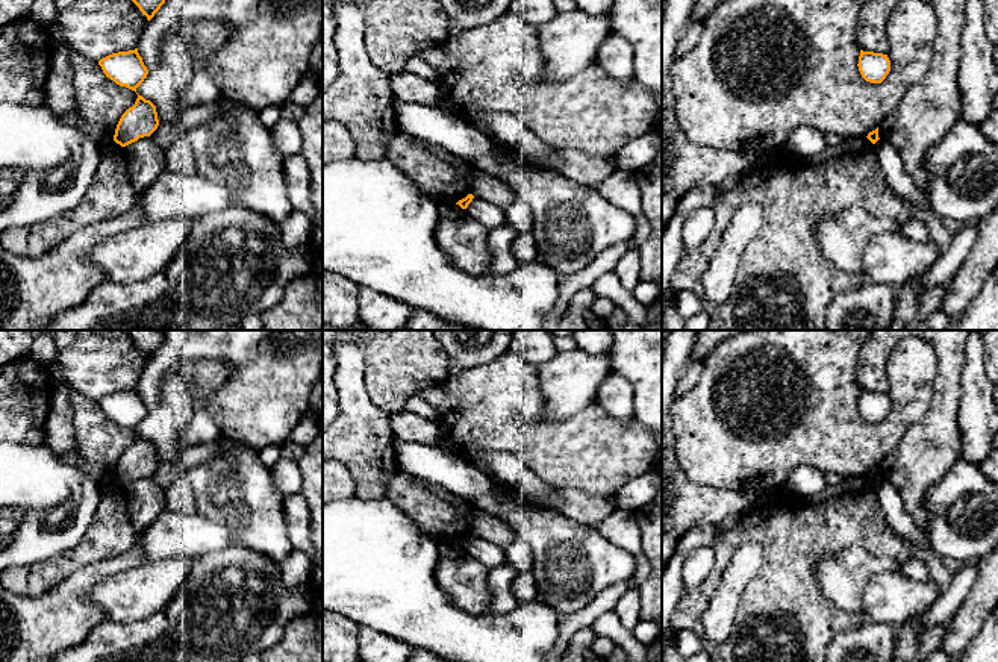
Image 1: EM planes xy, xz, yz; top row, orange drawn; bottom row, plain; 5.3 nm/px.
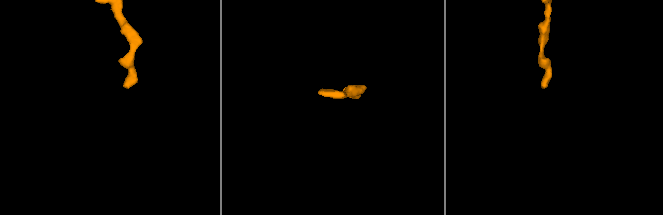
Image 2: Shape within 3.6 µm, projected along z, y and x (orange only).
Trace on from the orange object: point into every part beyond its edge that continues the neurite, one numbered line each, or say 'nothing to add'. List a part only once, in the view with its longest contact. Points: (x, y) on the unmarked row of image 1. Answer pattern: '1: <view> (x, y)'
nothing to add

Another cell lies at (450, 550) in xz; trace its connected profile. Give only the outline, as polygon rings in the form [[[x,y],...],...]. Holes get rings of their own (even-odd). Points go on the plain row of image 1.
[[[442,541],[439,545],[439,557],[447,557],[447,559],[462,559],[463,556],[466,556],[466,550],[462,548],[459,544],[456,542],[450,542],[450,541]]]

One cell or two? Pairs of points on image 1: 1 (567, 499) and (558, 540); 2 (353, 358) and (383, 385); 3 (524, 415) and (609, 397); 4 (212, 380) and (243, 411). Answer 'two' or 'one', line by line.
1: two
2: two
3: two
4: two

